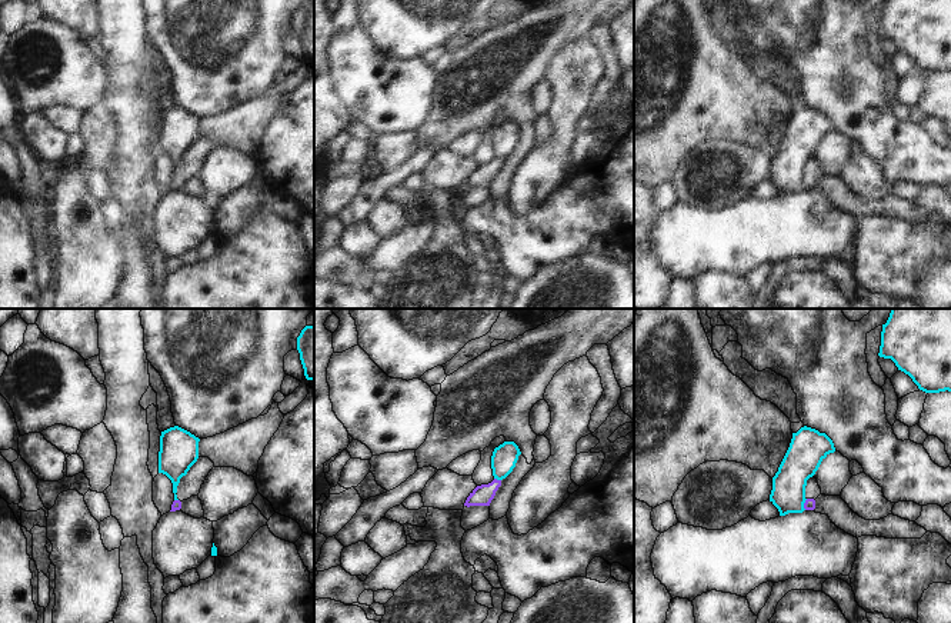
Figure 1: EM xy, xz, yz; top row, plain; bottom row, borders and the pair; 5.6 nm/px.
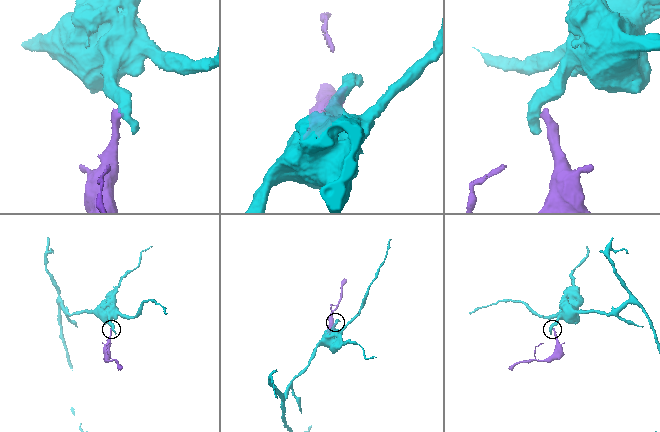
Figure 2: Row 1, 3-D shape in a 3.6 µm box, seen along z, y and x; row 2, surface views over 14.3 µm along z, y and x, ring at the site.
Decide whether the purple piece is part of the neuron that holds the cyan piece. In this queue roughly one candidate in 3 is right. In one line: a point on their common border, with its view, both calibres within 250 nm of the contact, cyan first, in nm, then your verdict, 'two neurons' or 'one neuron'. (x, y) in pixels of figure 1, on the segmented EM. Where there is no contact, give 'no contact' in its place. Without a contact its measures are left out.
xz (497, 479) | 140/120 nm | two neurons

